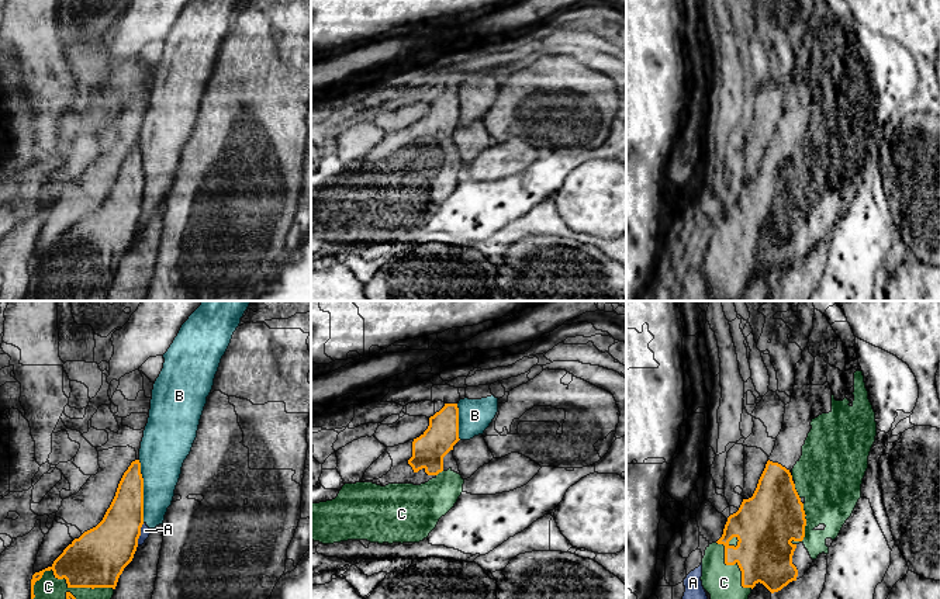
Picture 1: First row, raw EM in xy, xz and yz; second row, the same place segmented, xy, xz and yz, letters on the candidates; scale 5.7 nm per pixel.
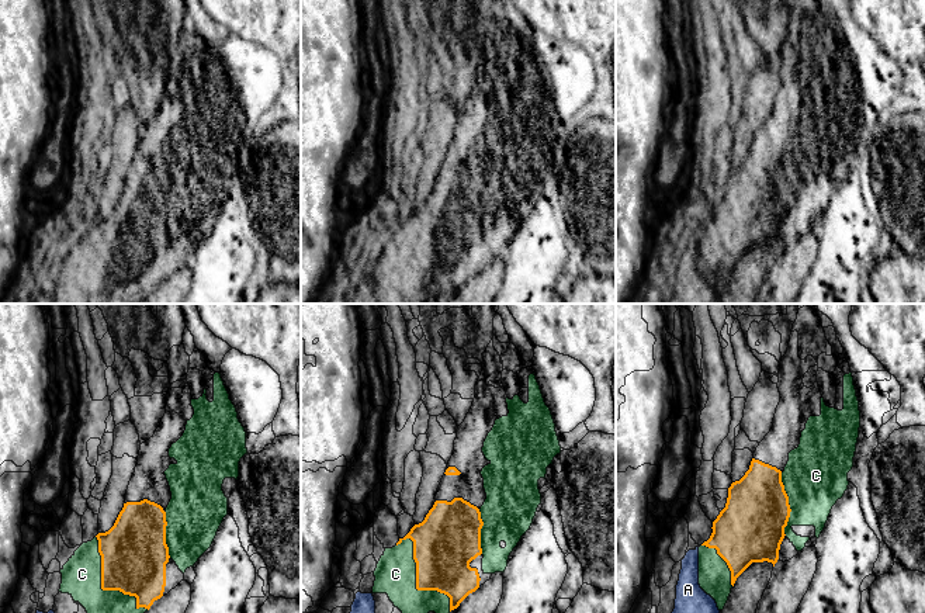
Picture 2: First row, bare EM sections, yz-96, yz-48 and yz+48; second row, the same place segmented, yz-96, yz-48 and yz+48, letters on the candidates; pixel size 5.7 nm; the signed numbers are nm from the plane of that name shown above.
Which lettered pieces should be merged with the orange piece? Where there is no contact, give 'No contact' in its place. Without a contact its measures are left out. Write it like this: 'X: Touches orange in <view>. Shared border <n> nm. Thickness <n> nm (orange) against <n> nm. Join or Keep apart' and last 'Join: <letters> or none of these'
A: Touches orange in xy. Shared border 130 nm. Thickness 300 nm (orange) against 60 nm. Keep apart
B: Touches orange in xy. Shared border 360 nm. Thickness 220 nm (orange) against 260 nm. Keep apart
C: Touches orange in xy. Shared border 500 nm. Thickness 320 nm (orange) against 240 nm. Join
Join: C

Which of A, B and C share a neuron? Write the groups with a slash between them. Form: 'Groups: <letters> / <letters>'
Groups: A B / C

